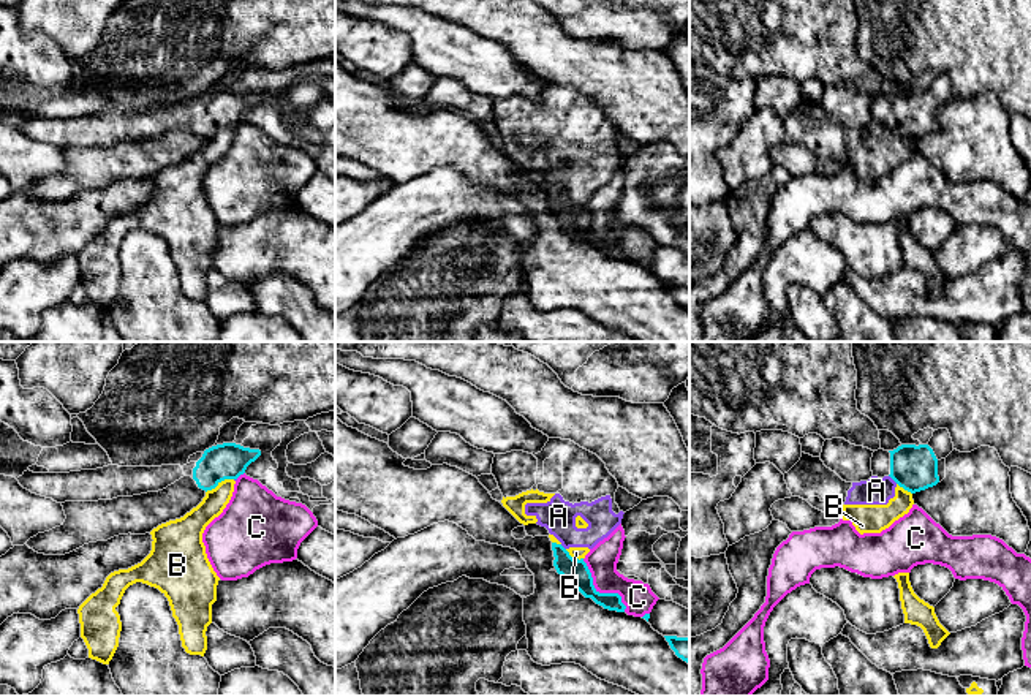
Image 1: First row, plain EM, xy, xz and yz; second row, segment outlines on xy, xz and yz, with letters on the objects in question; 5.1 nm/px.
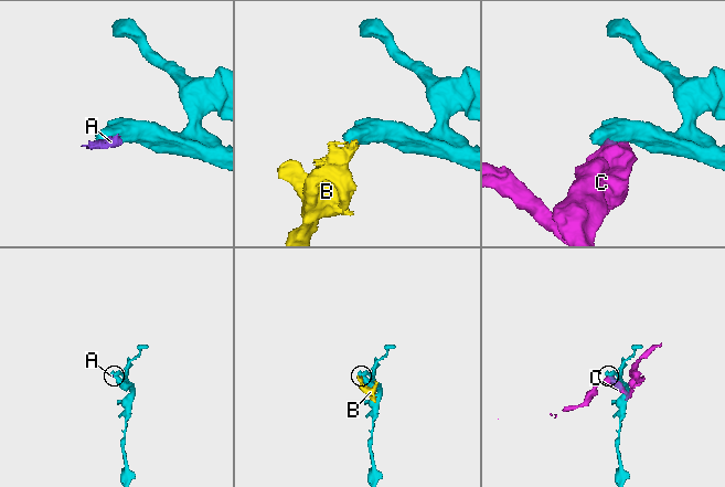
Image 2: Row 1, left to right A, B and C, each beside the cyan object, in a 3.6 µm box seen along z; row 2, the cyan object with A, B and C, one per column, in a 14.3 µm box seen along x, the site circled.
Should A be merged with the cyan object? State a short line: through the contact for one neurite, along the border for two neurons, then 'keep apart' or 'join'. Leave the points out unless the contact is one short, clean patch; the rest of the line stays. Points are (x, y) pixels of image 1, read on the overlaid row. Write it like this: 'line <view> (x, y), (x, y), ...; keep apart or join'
line yz (889, 475), (897, 483); keep apart

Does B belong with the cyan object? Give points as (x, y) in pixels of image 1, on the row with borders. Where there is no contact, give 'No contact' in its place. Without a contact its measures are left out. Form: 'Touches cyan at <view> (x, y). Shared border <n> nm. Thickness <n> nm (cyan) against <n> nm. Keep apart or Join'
Touches cyan at xy (219, 481). Shared border 160 nm. Thickness 190 nm (cyan) against 120 nm. Keep apart

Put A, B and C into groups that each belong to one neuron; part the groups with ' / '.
A B / C

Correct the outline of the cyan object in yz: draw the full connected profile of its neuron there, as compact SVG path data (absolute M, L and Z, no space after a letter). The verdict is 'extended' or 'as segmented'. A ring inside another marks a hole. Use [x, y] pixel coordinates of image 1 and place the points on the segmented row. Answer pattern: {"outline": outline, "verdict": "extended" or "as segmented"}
{"outline": "M938 429L927 444L901 444L893 451L878 449L871 457L873 476L890 476L900 487L916 494L939 482L938 462L954 451L947 429Z", "verdict": "extended"}

